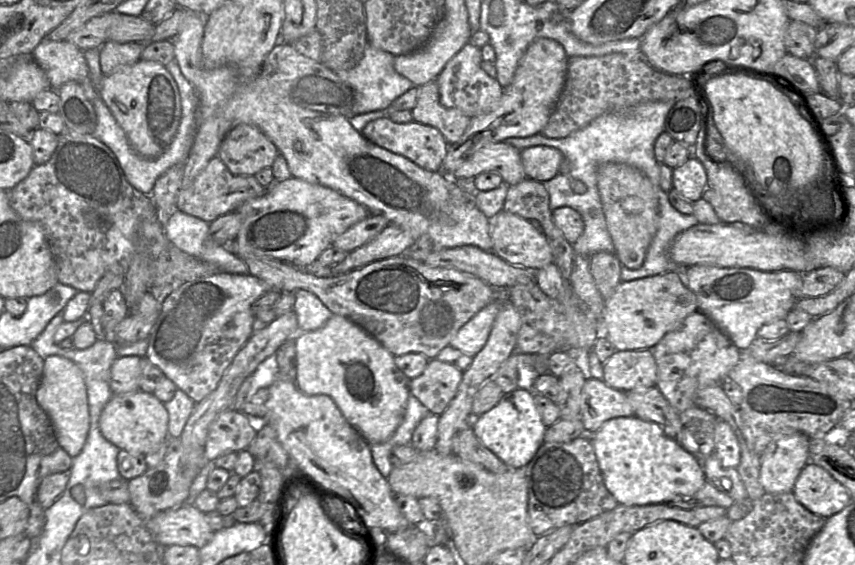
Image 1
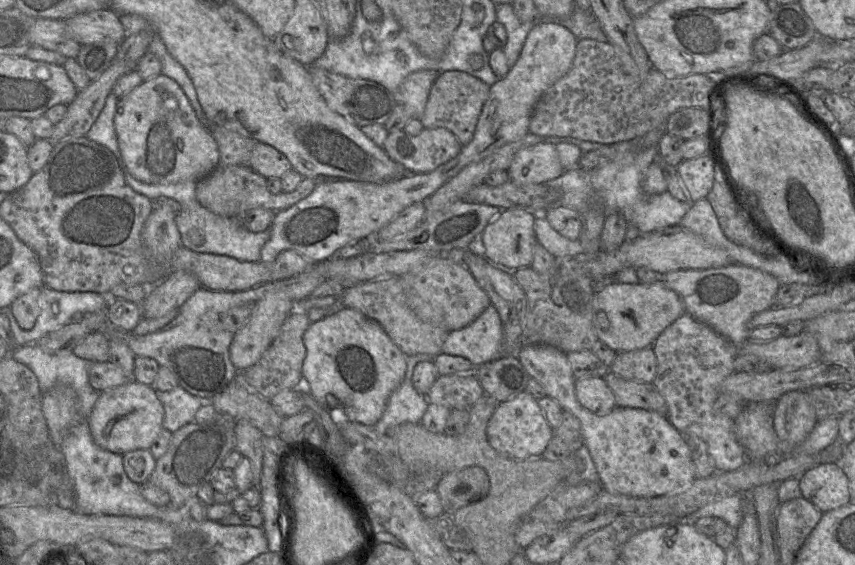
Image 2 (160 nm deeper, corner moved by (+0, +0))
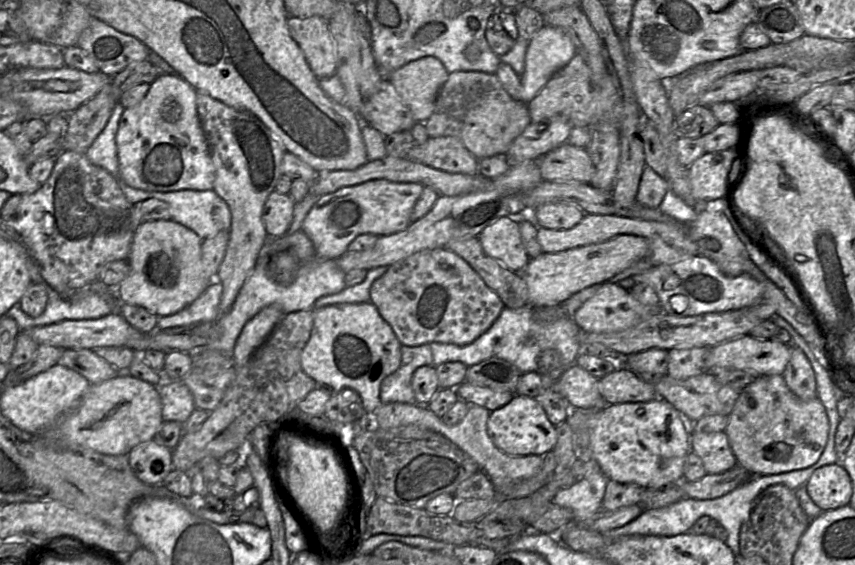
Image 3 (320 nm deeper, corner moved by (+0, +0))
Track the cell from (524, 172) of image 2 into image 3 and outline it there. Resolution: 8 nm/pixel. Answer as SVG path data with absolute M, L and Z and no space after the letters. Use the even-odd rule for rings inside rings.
M564 143L538 158L543 181L590 183L595 168L586 148Z

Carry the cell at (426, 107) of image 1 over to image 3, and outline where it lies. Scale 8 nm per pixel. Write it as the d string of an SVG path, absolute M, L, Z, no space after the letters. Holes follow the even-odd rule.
M476 71L449 73L436 99L432 114L424 122L429 137L453 136L478 160L494 155L505 155L512 142L531 124L527 104L513 99L502 87L496 74Z

